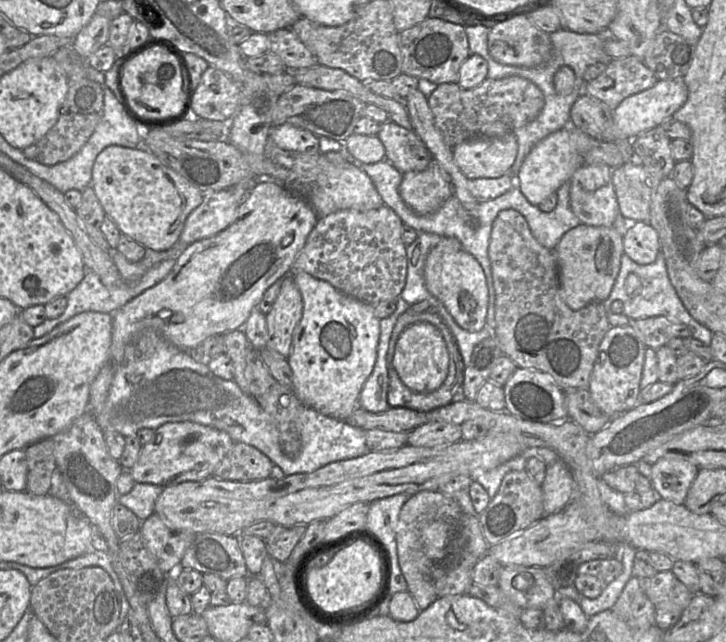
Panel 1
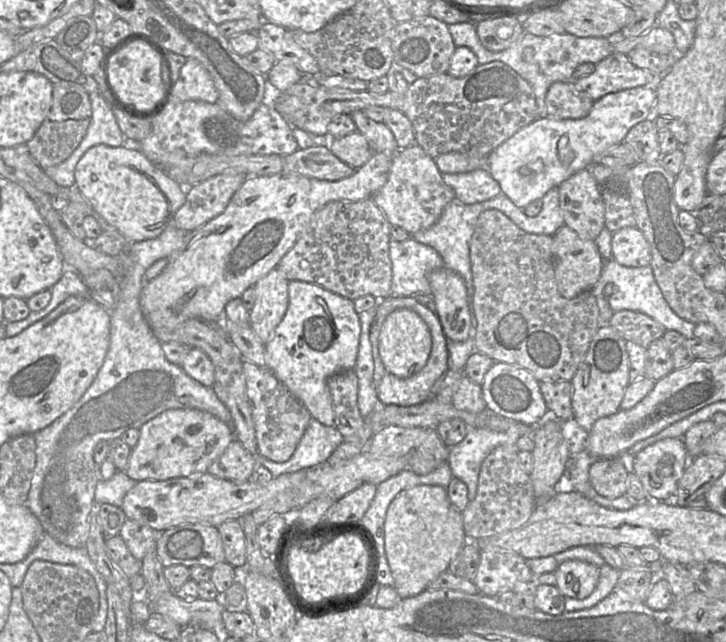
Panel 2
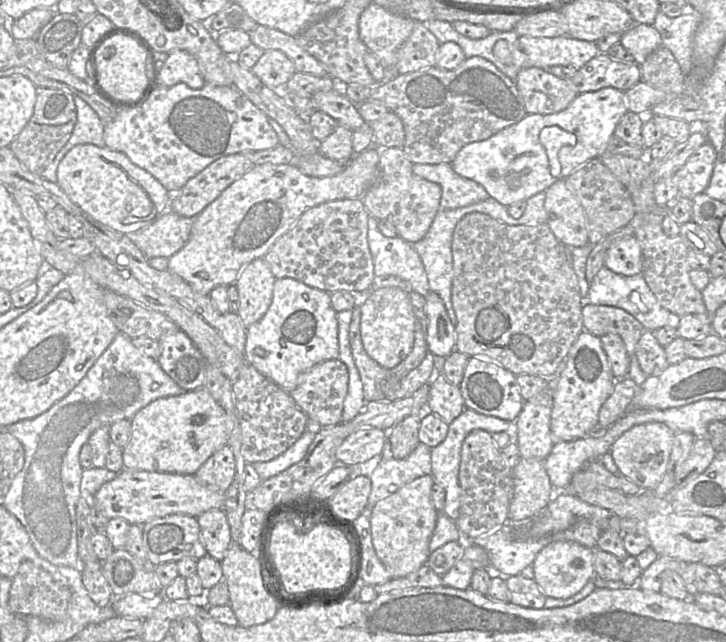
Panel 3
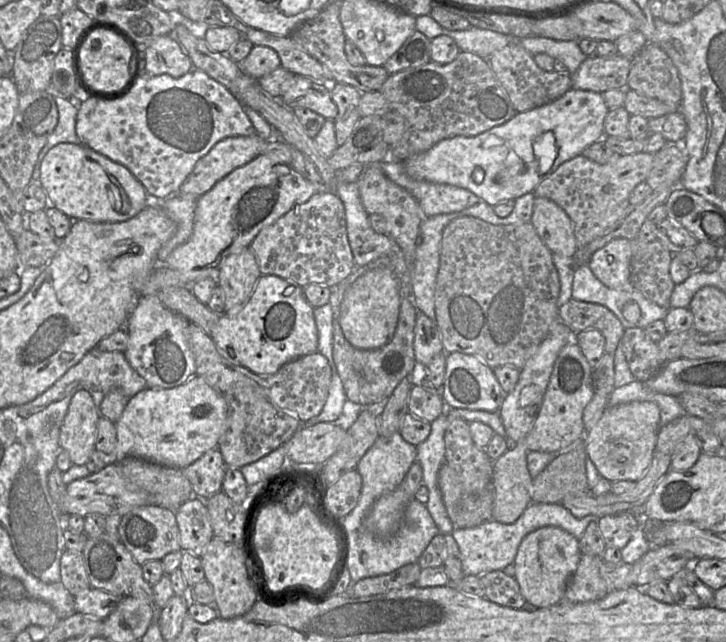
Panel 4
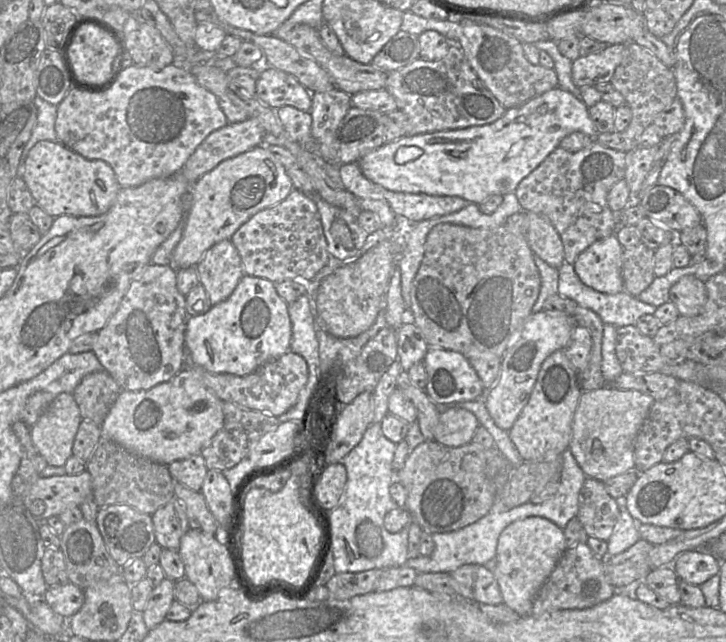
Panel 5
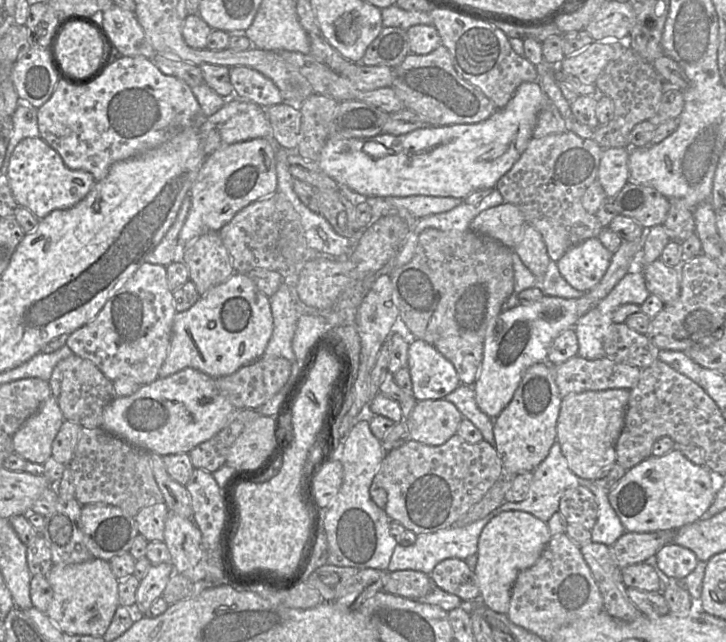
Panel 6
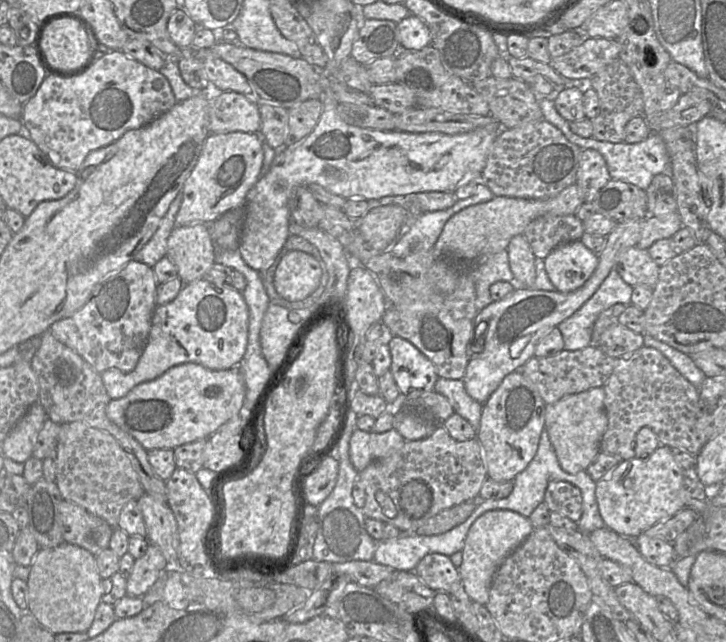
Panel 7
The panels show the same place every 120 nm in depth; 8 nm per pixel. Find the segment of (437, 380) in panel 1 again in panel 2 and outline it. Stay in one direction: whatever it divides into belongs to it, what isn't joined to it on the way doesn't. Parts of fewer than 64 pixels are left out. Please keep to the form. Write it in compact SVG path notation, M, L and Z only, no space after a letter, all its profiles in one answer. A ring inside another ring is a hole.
M408 309L391 311L380 328L378 350L388 373L408 378L419 372L427 363L432 347L432 337L426 322Z

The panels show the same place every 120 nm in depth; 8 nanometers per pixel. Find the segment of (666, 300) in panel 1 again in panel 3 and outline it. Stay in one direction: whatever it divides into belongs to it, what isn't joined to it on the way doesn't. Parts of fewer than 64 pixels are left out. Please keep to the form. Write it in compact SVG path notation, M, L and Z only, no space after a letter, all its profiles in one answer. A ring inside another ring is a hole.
M603 267L589 284L584 300L585 303L621 308L634 316L644 328L651 331L664 326L677 329L680 322L680 316L660 305L641 273L634 276L623 276Z

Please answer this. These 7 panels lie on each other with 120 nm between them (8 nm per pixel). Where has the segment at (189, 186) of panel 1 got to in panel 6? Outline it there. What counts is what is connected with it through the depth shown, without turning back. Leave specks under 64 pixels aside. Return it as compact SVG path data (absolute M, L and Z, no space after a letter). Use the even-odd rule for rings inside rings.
M40 137L25 138L16 145L8 159L5 175L17 204L30 210L39 220L52 211L74 207L96 183L89 172L69 169L61 156Z

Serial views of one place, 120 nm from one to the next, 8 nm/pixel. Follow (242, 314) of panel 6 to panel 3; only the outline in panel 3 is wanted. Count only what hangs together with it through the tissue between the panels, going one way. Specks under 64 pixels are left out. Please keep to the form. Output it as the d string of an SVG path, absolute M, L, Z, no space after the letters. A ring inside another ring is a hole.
M292 278L276 279L271 304L265 315L247 327L244 358L261 374L288 393L297 384L298 376L326 360L338 359L339 333L337 312L332 308L330 294Z

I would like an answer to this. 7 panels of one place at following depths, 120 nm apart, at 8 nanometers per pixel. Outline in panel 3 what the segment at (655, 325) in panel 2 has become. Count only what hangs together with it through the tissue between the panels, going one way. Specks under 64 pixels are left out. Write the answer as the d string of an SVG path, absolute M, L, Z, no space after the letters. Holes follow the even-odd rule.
M585 303L582 307L582 317L585 331L598 337L605 334L616 334L620 336L625 344L629 358L635 354L635 348L642 333L648 330L627 311L613 306Z

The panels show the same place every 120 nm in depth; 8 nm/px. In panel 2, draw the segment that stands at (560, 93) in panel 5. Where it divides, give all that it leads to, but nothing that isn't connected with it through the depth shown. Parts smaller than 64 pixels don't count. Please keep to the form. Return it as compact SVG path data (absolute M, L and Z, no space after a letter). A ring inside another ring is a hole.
M642 86L606 94L582 119L538 117L487 155L486 170L499 183L501 193L523 209L573 174L589 168L602 152L624 142L632 127L654 115L655 102L655 87Z

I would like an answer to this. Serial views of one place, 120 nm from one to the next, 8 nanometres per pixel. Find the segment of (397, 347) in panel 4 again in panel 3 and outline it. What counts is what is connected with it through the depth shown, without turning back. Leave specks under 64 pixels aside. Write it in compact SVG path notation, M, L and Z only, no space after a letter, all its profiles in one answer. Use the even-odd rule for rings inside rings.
M416 292L409 295L413 312L415 315L415 338L410 354L392 370L387 370L373 360L365 351L360 335L360 315L358 310L353 310L352 321L349 328L349 343L353 360L358 369L362 384L364 397L369 401L392 401L407 398L415 391L427 384L435 367L435 356L429 352L426 342L427 317L425 314L426 298Z

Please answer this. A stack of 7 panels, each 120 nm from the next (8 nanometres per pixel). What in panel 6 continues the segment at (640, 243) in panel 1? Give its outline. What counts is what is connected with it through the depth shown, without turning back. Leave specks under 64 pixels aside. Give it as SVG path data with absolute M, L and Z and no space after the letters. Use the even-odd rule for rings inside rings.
M591 238L571 247L556 263L563 278L585 293L601 281L612 255L598 238Z

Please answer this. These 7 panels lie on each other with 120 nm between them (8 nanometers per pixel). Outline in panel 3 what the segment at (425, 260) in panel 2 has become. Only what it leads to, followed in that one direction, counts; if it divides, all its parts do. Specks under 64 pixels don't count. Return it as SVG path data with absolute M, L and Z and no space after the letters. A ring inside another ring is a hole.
M369 217L367 236L376 278L398 277L408 282L412 291L425 297L431 290L421 258L400 237L384 236L377 228L377 221Z

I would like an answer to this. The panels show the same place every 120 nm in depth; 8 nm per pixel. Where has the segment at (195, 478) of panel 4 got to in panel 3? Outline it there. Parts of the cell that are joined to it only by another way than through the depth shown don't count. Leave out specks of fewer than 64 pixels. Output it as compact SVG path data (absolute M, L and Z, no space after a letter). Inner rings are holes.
M226 445L209 457L194 477L209 488L225 492L232 484L235 472L235 456L232 449Z

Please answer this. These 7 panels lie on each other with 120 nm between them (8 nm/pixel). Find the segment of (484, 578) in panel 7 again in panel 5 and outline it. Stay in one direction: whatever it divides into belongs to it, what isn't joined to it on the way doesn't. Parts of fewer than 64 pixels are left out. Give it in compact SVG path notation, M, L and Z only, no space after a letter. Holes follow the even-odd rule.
M527 517L509 524L497 543L493 574L498 582L503 604L520 616L531 615L533 600L568 548L563 529L542 517Z

